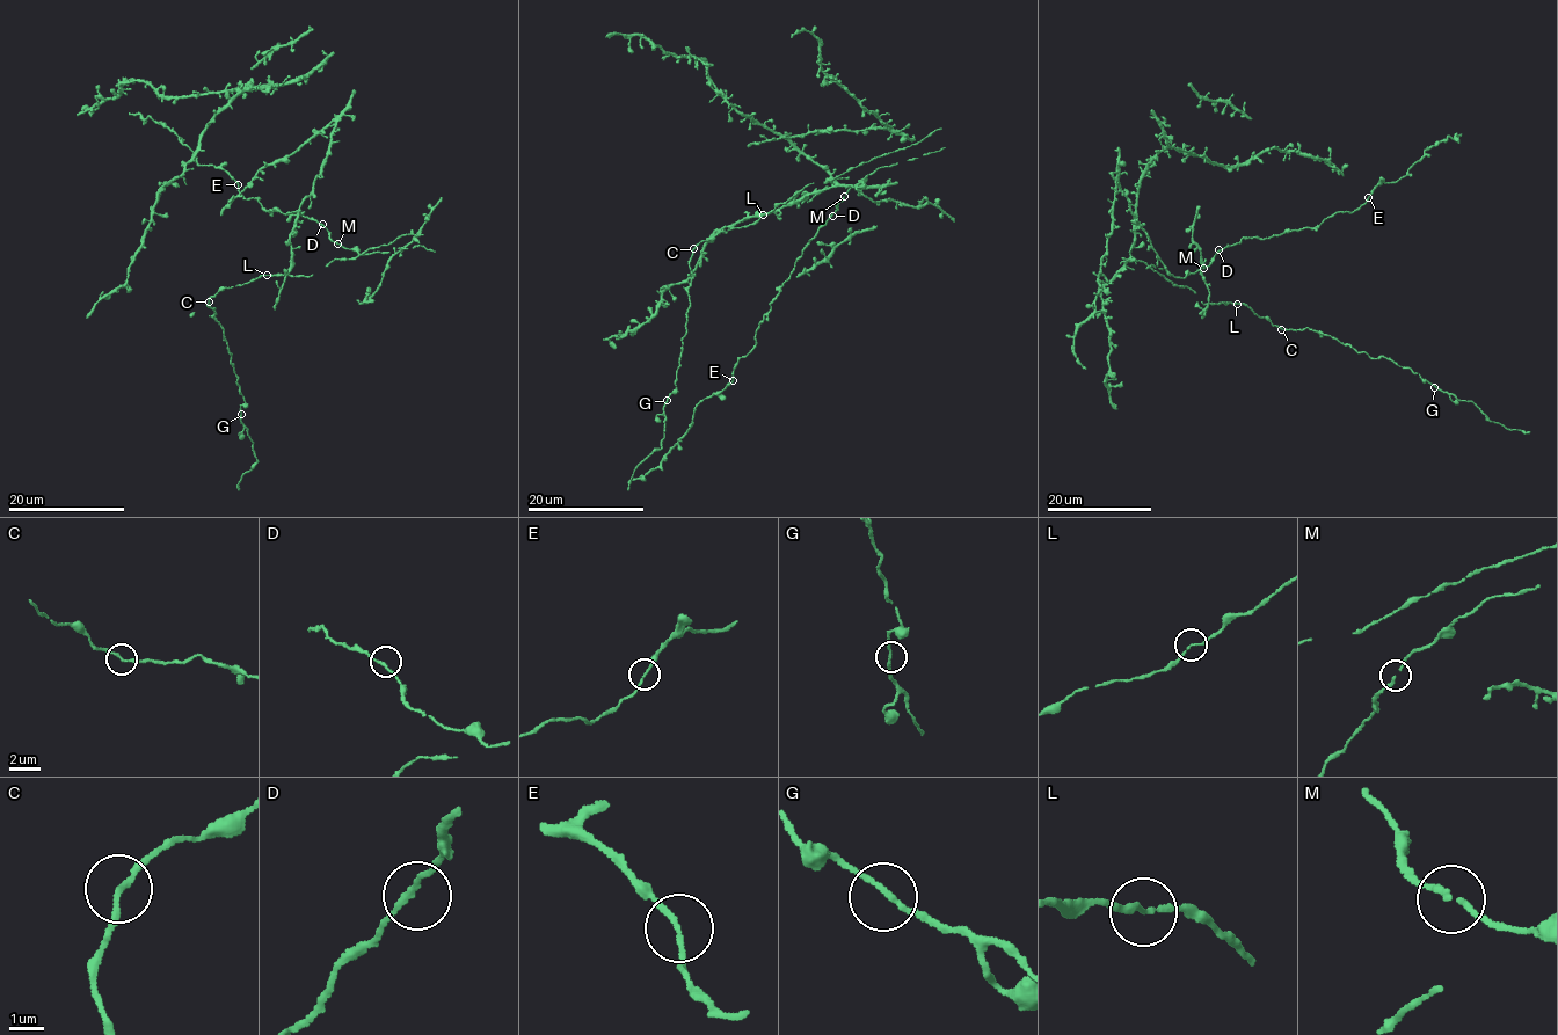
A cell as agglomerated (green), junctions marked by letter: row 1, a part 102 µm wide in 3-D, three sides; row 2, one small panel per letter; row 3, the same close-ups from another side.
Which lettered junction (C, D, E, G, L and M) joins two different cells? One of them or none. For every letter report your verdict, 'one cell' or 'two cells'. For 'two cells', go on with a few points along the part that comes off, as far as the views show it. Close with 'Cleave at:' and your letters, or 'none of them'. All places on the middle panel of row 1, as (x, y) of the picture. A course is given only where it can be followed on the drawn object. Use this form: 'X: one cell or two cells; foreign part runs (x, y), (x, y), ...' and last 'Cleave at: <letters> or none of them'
C: one cell
D: one cell
E: one cell
G: one cell
L: one cell
M: one cell
Cleave at: none of them

